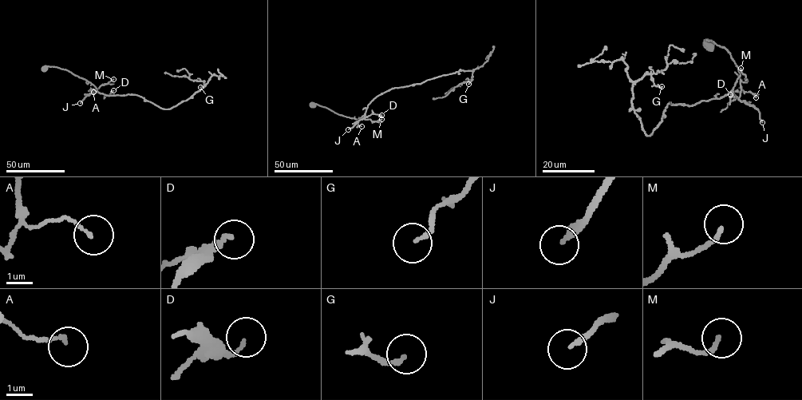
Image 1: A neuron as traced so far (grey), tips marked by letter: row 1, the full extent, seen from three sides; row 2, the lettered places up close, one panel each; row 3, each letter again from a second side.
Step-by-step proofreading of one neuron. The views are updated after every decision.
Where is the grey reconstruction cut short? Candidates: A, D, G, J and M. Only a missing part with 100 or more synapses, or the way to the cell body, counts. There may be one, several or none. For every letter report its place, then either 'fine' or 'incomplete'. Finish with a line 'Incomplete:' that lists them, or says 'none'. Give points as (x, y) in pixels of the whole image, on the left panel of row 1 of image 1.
A: (93, 92) | fine
D: (113, 90) | fine
G: (200, 87) | fine
J: (80, 103) | incomplete
M: (113, 79) | fine
Incomplete: J

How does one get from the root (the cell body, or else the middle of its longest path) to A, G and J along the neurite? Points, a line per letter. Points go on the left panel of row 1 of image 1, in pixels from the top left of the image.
A: (44, 68), (53, 66), (65, 69), (90, 82), (96, 88), (90, 89), (93, 92)
G: (44, 68), (65, 69), (90, 82), (100, 93), (136, 95), (164, 108), (187, 100), (203, 81), (200, 87)
J: (44, 68), (53, 66), (65, 69), (90, 82), (96, 91), (88, 95), (80, 103)

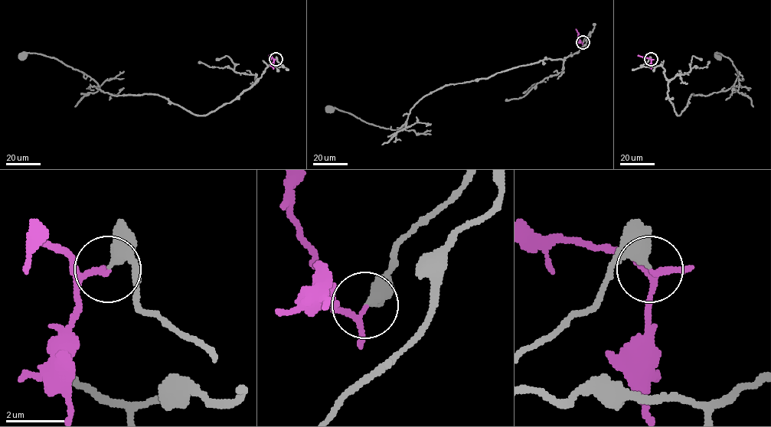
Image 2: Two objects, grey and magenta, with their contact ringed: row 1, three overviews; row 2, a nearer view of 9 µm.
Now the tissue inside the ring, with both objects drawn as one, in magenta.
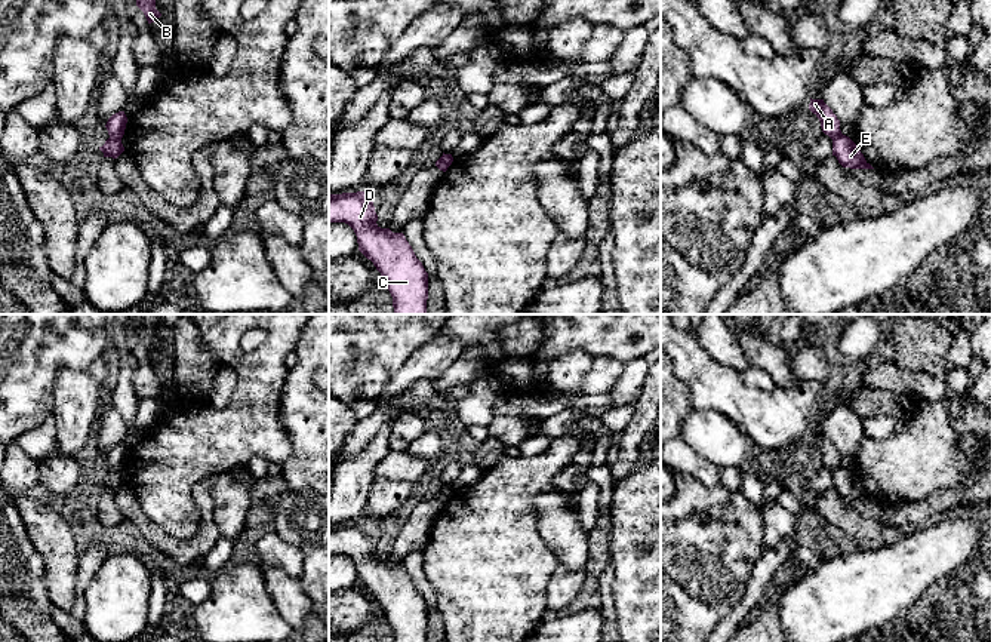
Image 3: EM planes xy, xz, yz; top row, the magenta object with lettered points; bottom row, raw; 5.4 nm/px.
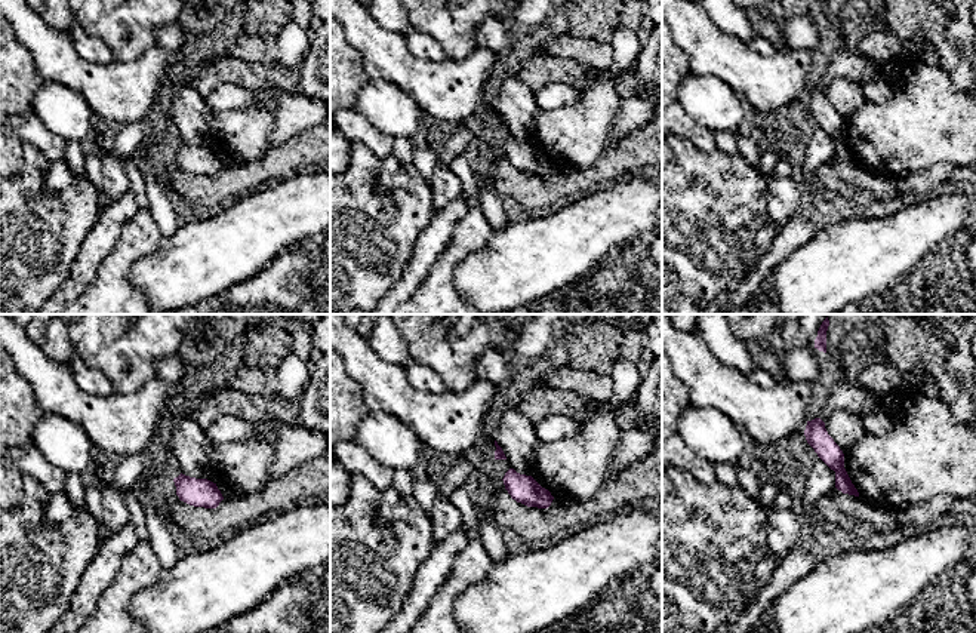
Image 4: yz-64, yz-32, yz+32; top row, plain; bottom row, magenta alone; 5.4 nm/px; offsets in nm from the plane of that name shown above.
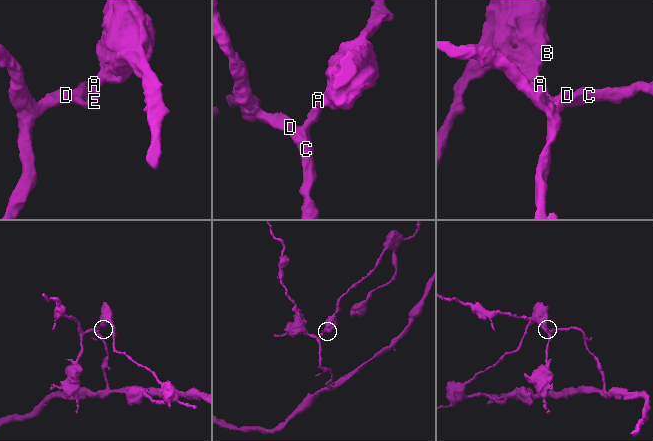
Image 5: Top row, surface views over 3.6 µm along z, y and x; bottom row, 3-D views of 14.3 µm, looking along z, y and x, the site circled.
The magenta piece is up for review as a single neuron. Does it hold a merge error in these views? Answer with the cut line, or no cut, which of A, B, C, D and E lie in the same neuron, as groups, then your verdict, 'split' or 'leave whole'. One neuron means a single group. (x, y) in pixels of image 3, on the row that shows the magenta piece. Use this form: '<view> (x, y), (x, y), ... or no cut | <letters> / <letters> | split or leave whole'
xy (110, 135), (120, 138) | A B / C D E | split

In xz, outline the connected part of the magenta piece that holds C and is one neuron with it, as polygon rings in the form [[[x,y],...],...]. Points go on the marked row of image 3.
[[[364,191],[329,194],[329,222],[348,224],[358,243],[358,251],[373,262],[393,297],[394,314],[427,314],[428,273],[416,258],[403,233],[393,233],[378,224],[373,199]]]

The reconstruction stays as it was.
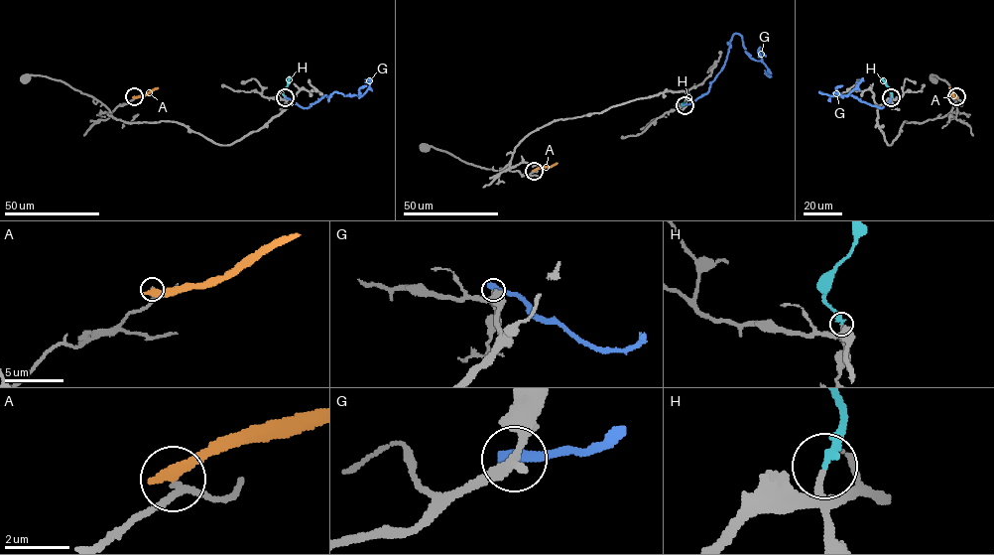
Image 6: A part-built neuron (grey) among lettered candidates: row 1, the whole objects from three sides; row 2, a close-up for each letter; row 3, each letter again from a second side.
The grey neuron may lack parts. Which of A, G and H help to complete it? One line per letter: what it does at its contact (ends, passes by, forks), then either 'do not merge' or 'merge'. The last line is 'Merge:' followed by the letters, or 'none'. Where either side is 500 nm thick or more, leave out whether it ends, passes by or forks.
A: it ends there; do not merge
G: it ends there; do not merge
H: it ends there; merge
Merge: H

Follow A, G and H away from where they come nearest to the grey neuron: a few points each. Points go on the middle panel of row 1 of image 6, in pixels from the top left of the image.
A: (533, 171), (558, 163)
G: (684, 104), (708, 90), (723, 66), (734, 34), (742, 37), (745, 52), (761, 61), (770, 75), (764, 72)
H: (684, 105), (682, 105), (688, 93)

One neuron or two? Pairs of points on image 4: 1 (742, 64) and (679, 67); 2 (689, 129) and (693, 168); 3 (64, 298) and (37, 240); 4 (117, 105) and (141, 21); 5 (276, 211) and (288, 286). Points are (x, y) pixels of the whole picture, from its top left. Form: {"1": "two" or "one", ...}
{"1": "two", "2": "two", "3": "two", "4": "two", "5": "two"}

